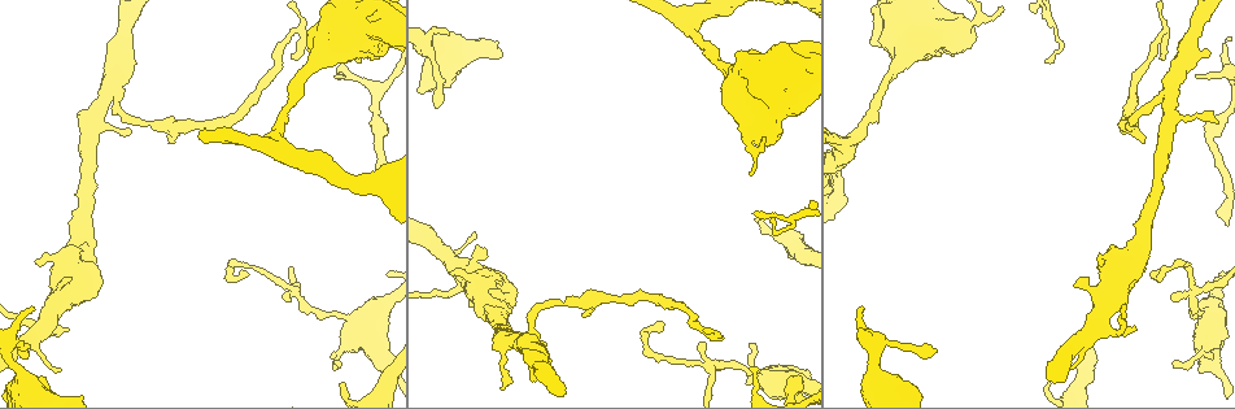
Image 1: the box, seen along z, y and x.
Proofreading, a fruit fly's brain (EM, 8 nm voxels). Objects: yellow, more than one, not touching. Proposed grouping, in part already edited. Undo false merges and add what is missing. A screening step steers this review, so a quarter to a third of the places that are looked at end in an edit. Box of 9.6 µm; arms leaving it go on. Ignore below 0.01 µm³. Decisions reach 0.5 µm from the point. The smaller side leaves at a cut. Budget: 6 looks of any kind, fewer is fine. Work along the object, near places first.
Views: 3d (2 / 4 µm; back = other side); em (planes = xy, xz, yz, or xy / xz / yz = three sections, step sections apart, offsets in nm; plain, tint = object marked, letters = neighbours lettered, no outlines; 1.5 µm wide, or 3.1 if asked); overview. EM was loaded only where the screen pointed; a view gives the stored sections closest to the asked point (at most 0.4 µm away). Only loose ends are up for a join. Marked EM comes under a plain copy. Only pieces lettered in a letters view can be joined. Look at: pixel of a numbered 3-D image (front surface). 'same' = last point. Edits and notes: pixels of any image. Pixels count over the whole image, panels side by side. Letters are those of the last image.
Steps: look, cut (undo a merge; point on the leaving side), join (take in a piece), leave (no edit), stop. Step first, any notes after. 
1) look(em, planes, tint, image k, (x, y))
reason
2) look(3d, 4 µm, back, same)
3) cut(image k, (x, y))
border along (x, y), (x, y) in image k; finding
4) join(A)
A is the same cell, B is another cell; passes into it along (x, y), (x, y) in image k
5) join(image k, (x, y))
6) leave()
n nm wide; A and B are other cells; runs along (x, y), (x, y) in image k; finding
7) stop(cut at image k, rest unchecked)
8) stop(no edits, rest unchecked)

look(3d, 2 µm, image 1, (1175, 362))
thin end

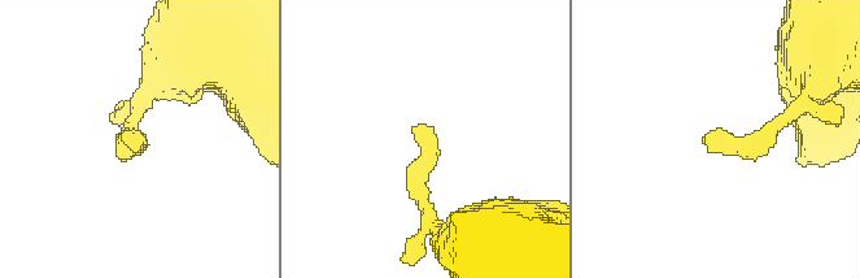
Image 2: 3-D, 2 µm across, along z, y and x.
look(em, xy, step 8, tint, image 2, (124, 136))

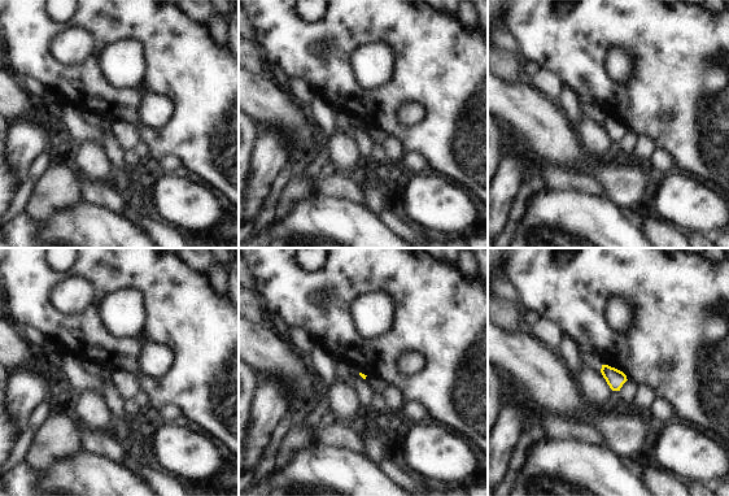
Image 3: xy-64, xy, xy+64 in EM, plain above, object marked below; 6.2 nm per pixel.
look(em, planes, letters, same)

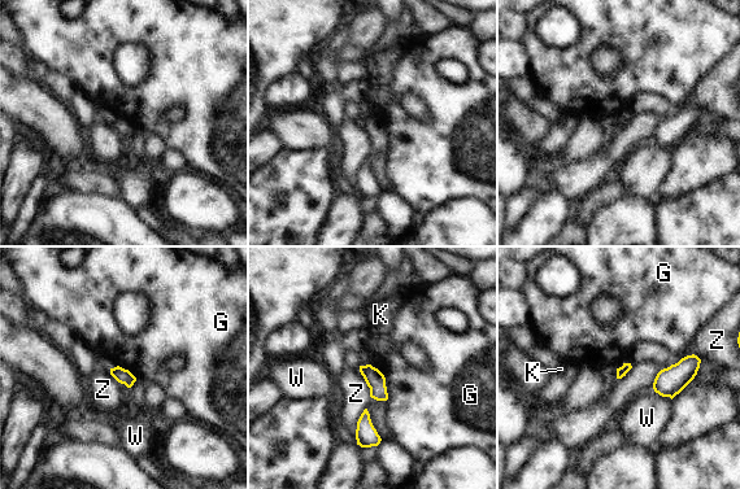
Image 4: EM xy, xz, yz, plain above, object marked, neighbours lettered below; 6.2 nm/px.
leave()
G, K, W and Z are other cells; no lettered piece goes on from it

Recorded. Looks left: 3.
look(em, xz, step 8, letters, image 1, (713, 338))

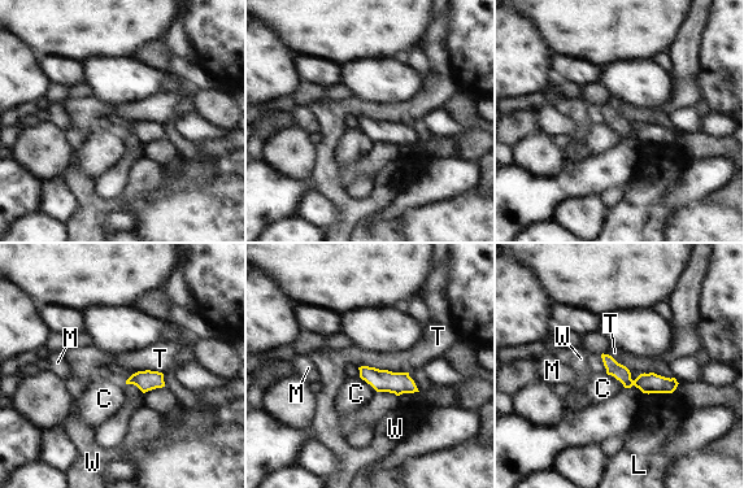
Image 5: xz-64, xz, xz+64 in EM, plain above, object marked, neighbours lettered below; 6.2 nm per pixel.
leave()
130 nm wide; T touches over 320 nm; C, L, M, T and W are other cells; one cell here

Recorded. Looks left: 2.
look(3d, 2 µm, image 1, (448, 35))
thin end

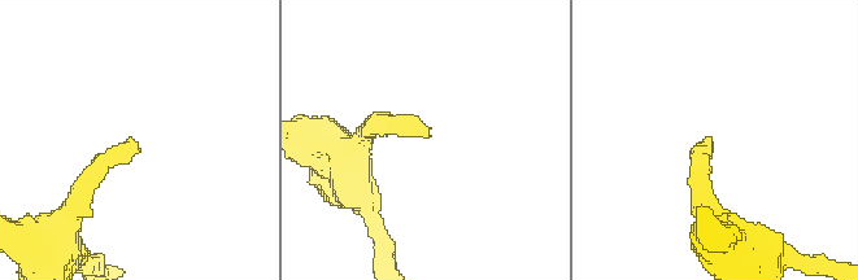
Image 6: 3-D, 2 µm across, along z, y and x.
look(em, planes, letters, image 6, (136, 144))

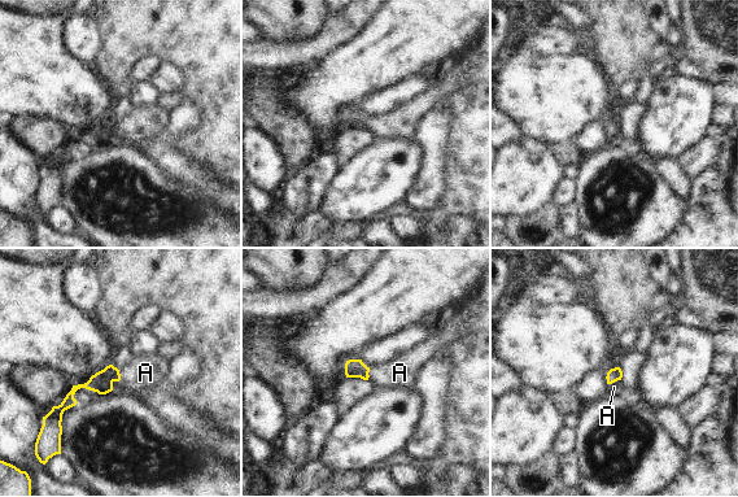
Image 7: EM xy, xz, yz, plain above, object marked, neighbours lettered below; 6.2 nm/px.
join(A)
A is the same cell; passes into it along (101, 382), (117, 380), (145, 373) in image 7; the cell continues

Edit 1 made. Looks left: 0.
stop(join at image 7, rest unchecked)

